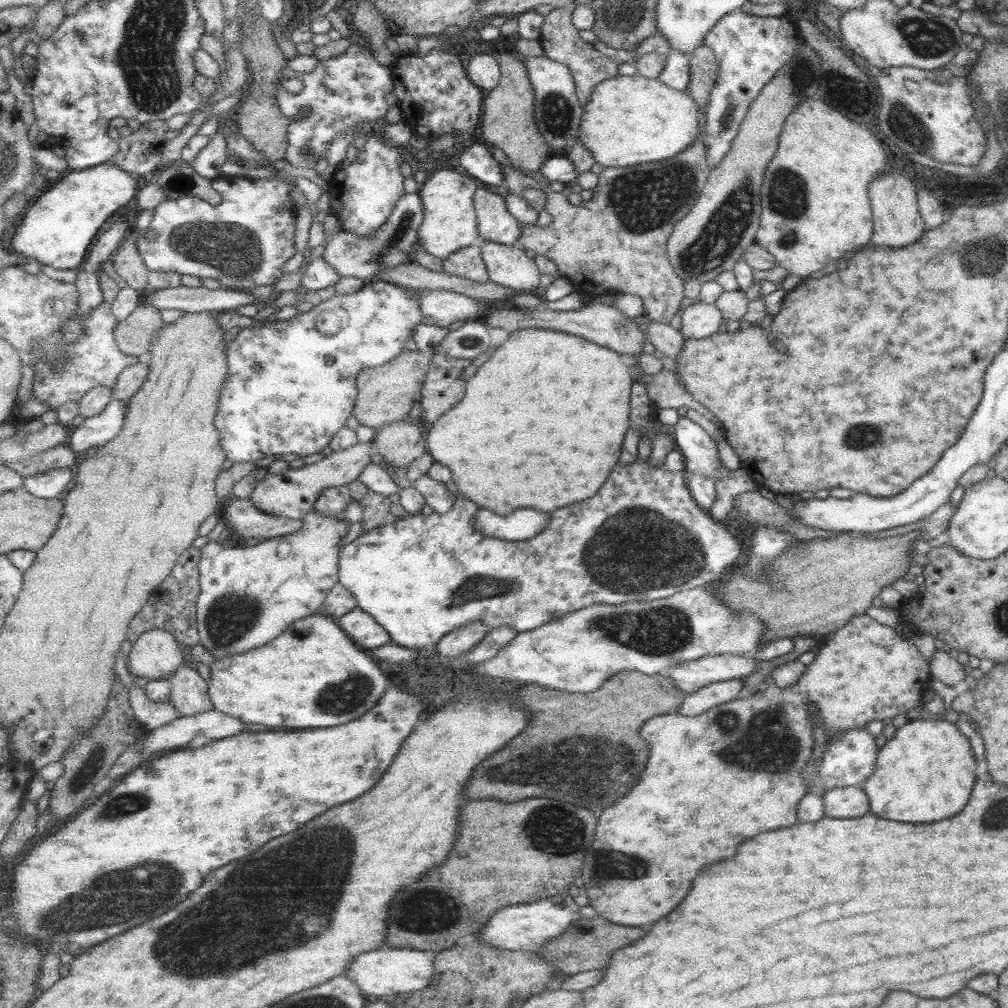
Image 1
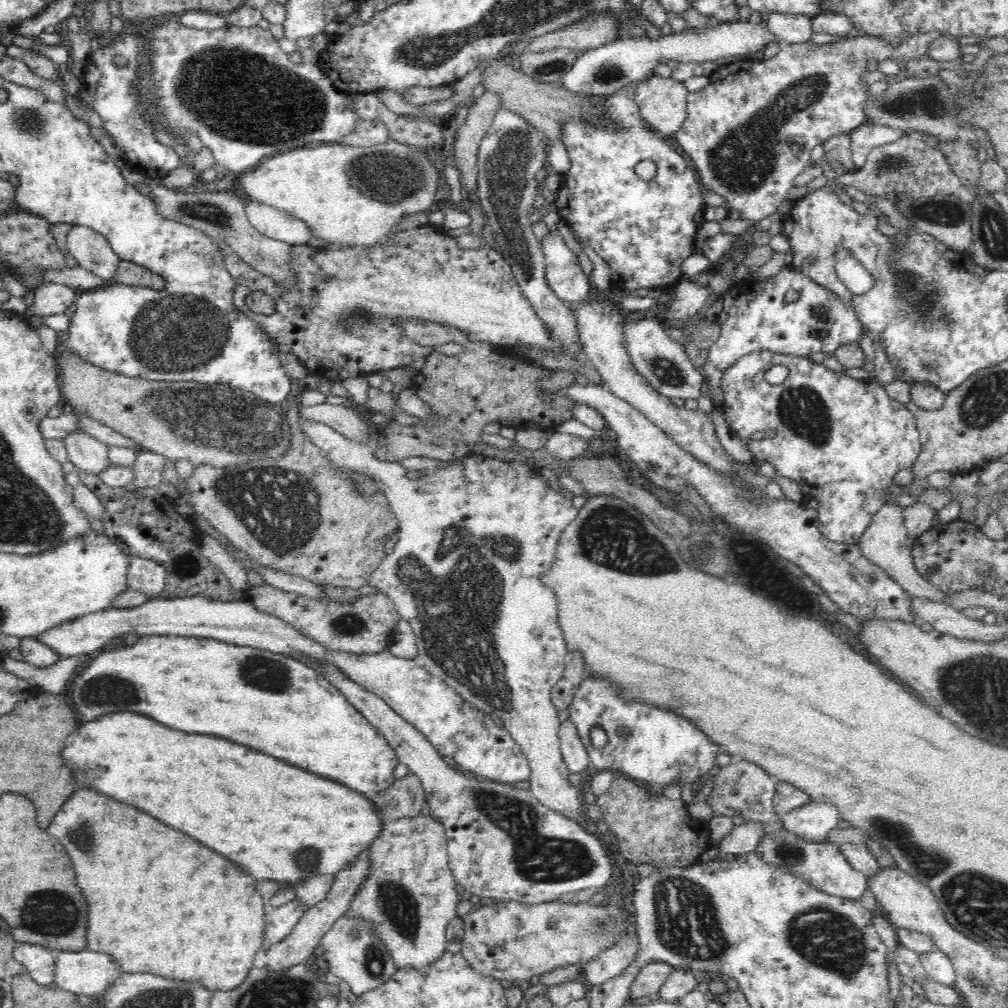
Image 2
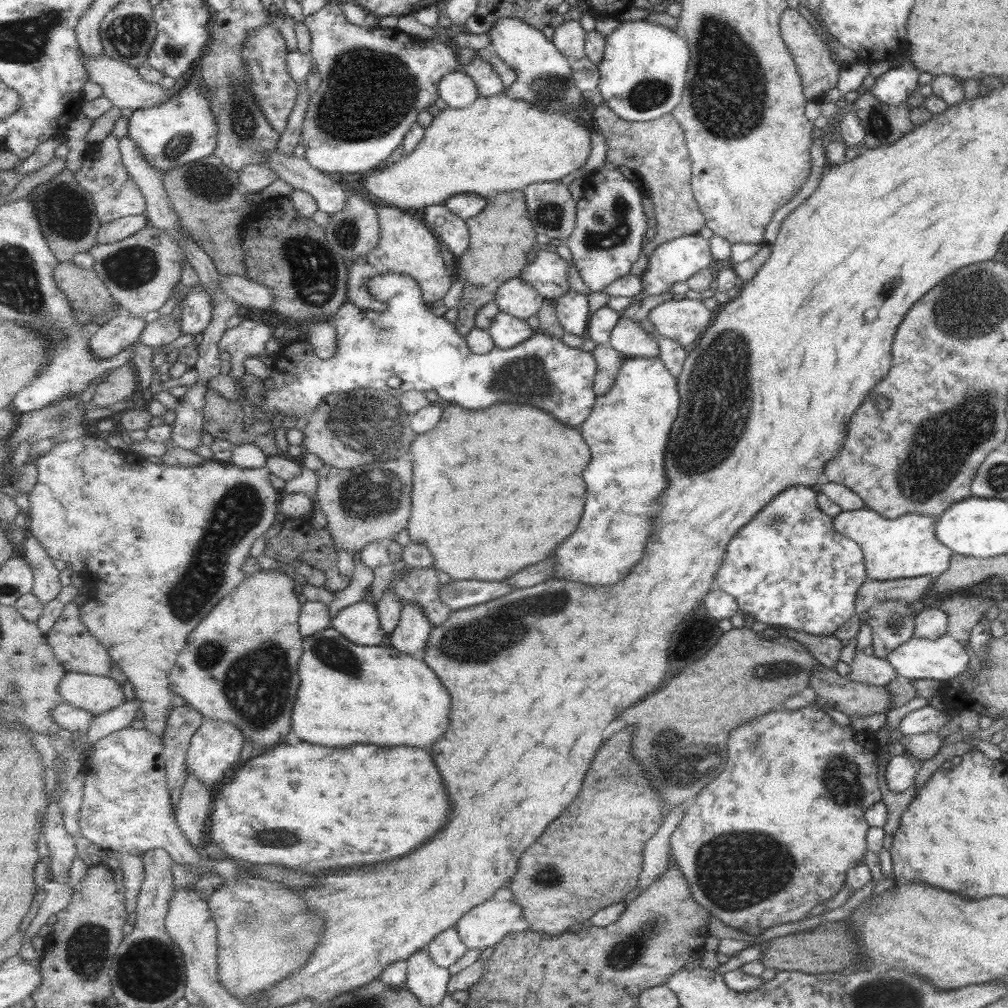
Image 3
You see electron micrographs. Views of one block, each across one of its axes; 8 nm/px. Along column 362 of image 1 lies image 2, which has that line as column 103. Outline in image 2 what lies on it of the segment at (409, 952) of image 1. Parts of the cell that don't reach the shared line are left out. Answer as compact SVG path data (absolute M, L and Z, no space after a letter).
M93 951L56 953L53 985L74 993L97 997L120 974L110 957Z

